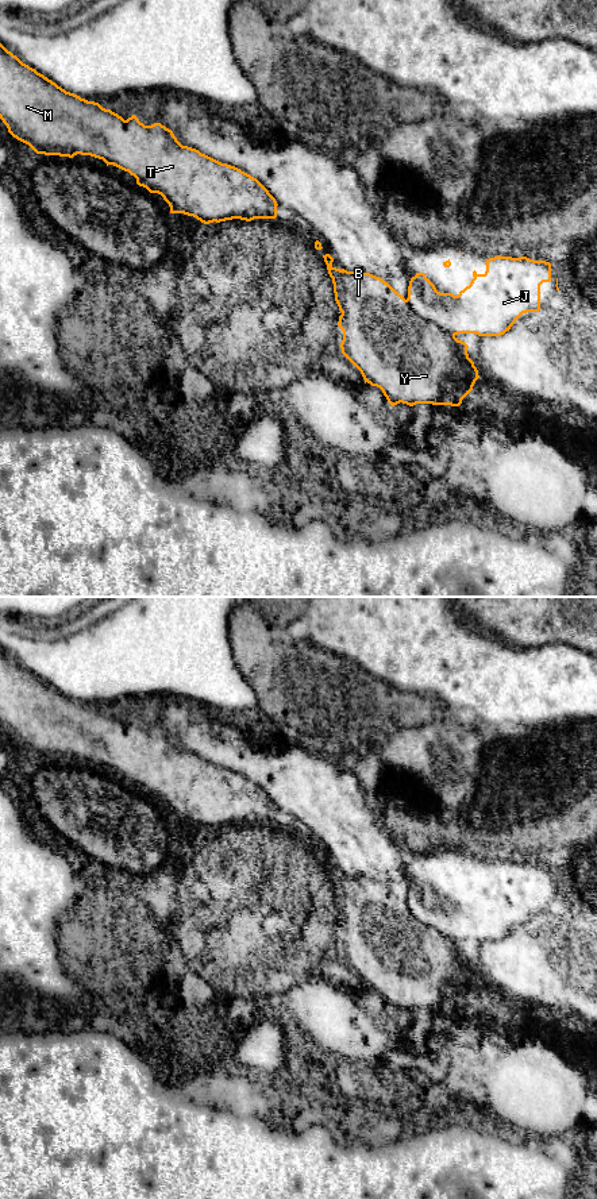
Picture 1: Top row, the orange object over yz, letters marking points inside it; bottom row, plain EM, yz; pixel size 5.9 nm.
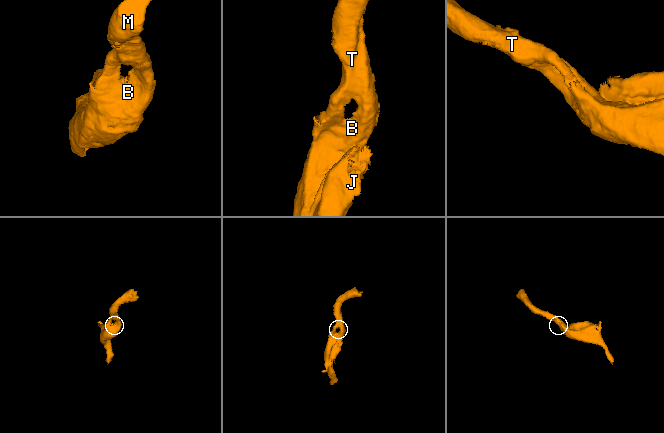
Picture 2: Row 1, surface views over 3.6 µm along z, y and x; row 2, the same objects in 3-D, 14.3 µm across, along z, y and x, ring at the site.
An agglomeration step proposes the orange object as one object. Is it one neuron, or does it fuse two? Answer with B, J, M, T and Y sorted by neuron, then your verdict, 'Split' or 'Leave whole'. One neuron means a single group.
Groups: B M T Y / J. Split

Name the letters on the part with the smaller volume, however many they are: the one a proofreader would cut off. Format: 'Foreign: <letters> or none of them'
Foreign: J

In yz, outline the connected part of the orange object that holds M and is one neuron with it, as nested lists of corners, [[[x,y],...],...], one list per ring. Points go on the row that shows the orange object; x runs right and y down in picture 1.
[[[0,43],[0,119],[8,132],[18,140],[28,144],[36,154],[73,158],[77,154],[103,159],[107,166],[113,165],[136,178],[139,186],[150,193],[158,193],[170,207],[170,213],[193,216],[204,224],[220,223],[232,219],[251,221],[254,219],[276,219],[277,201],[269,190],[254,177],[240,169],[222,163],[199,150],[182,146],[173,131],[154,123],[145,126],[132,115],[124,120],[99,103],[88,101],[66,92],[55,82],[23,63],[16,55]]]

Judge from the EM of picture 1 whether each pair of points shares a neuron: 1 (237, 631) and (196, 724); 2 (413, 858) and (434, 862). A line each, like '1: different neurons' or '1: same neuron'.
1: different neurons
2: same neuron

